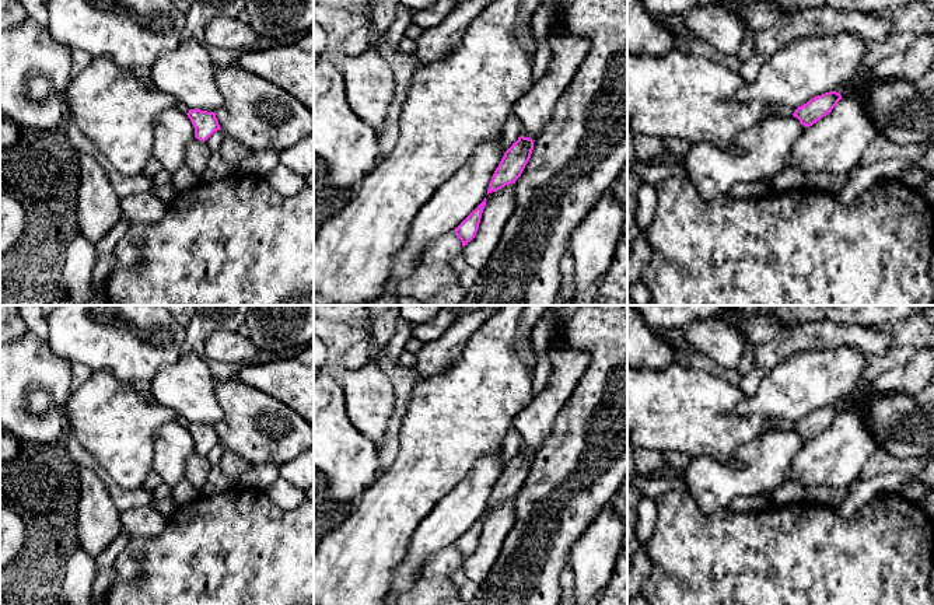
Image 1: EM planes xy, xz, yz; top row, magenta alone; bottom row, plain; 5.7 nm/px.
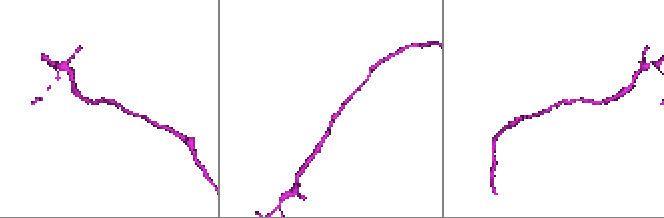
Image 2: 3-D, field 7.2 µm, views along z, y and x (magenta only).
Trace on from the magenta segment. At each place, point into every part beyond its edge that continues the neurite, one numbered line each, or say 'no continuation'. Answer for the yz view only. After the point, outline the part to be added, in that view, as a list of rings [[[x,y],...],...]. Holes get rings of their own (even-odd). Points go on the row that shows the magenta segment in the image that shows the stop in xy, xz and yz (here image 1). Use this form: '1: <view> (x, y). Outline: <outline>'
no continuation

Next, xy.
1: xy (216, 139). Outline: [[[217,130],[206,140],[206,144],[211,153],[218,151],[224,137],[225,134],[221,130]]]

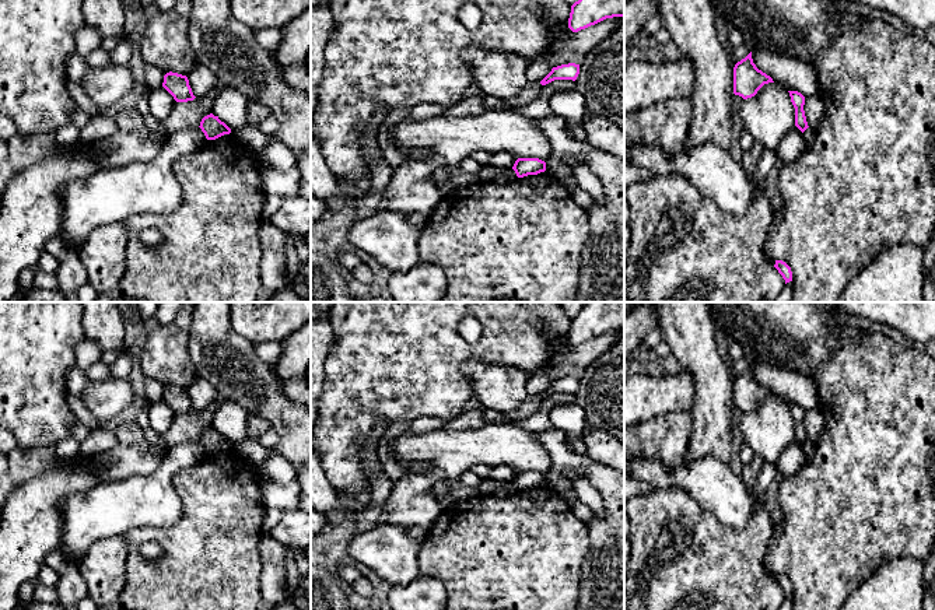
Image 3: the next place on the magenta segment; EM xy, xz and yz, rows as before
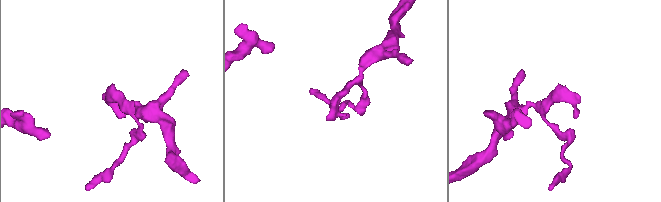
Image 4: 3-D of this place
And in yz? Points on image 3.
no continuation

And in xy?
no continuation

